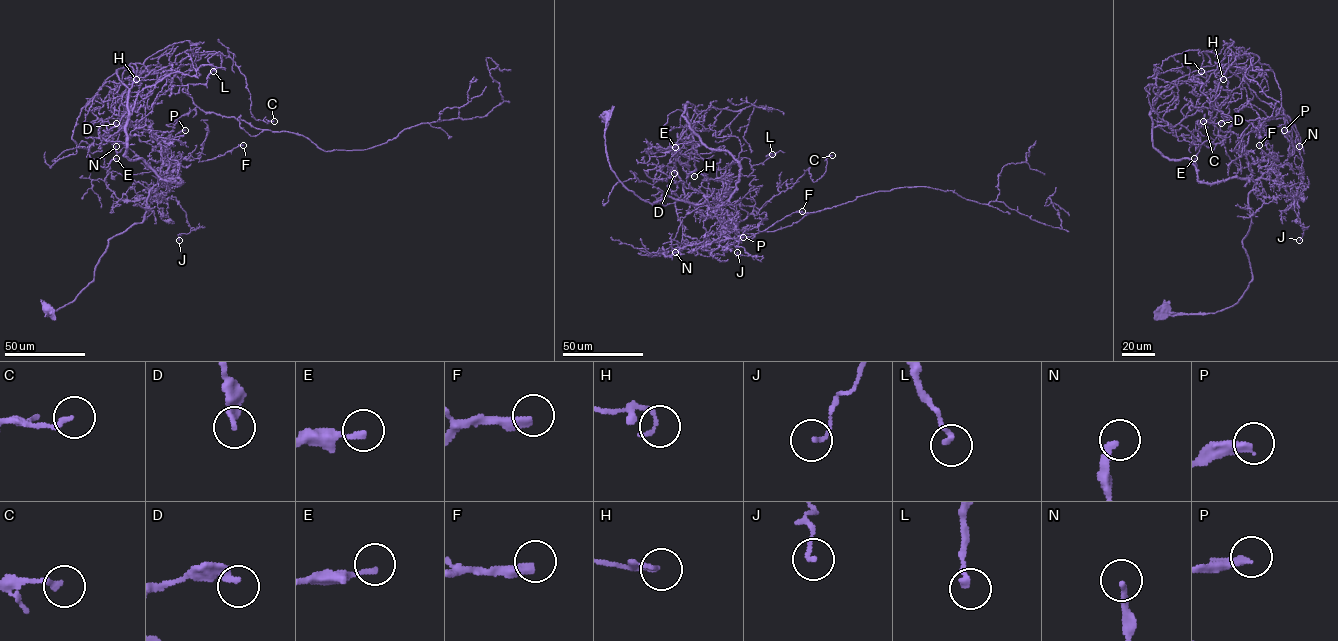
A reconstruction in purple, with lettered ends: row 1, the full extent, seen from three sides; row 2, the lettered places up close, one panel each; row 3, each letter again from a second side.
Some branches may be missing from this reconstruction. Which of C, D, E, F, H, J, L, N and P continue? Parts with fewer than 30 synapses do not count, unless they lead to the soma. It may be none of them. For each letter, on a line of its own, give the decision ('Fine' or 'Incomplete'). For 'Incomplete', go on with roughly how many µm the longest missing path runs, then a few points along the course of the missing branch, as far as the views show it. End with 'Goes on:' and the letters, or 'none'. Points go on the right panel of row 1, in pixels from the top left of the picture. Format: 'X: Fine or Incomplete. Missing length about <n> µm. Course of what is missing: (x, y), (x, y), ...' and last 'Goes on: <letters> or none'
C: Fine
D: Fine
E: Fine
F: Fine
H: Fine
J: Fine
L: Fine
N: Fine
P: Fine
Goes on: none

